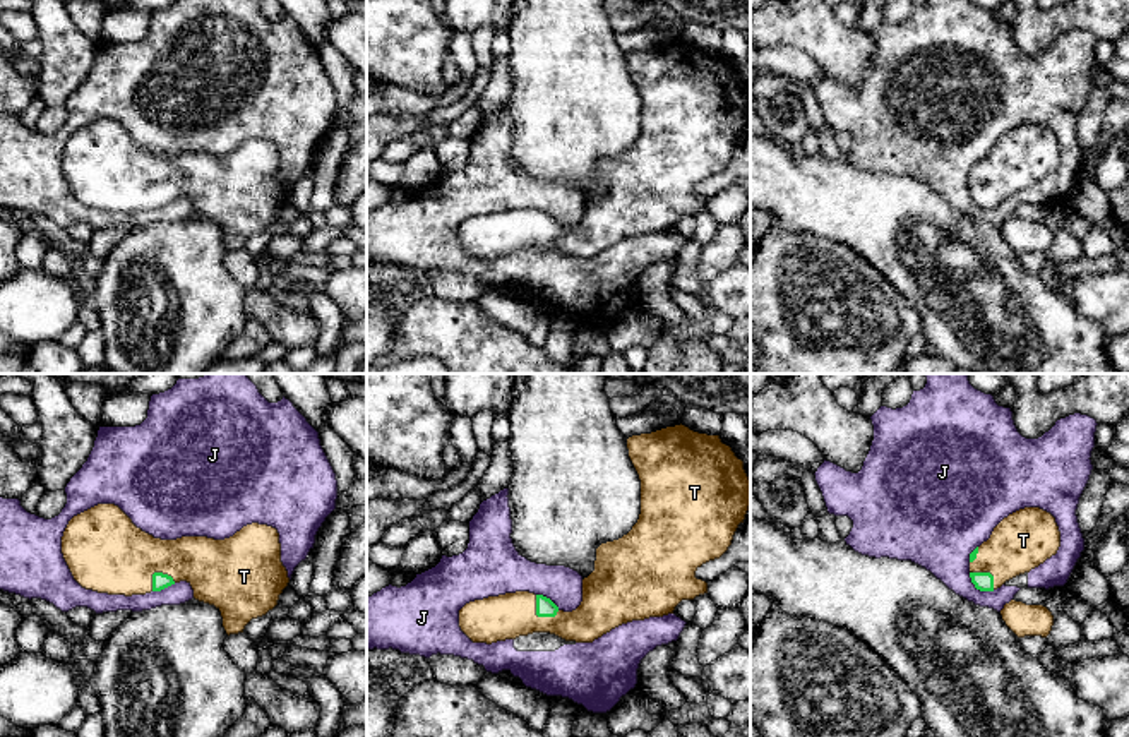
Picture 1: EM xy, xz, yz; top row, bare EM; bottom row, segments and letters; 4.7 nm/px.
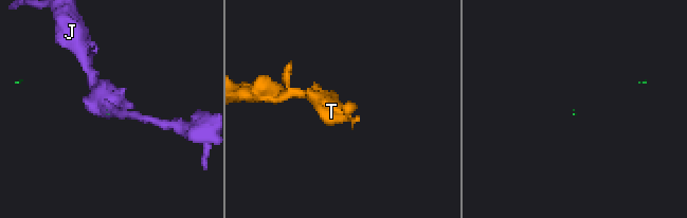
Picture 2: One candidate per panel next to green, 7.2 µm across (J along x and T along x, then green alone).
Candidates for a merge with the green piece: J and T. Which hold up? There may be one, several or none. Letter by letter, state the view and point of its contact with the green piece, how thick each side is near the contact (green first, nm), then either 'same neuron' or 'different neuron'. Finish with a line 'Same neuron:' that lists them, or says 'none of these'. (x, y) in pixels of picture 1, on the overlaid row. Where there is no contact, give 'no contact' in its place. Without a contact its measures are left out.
J: meets green in yz at (979, 588); 90 nm thick on the green side, 240 nm on the other; different neuron
T: meets green in xz at (538, 616); 90 nm thick on the green side, 220 nm on the other; same neuron
Same neuron: T

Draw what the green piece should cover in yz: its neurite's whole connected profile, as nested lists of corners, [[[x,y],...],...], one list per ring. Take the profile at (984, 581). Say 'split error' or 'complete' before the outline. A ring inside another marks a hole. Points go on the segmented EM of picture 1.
split error; [[[1024,507],[1004,518],[990,538],[970,554],[970,578],[977,590],[994,591],[1030,572],[1057,554],[1060,531],[1055,518],[1040,507]]]

